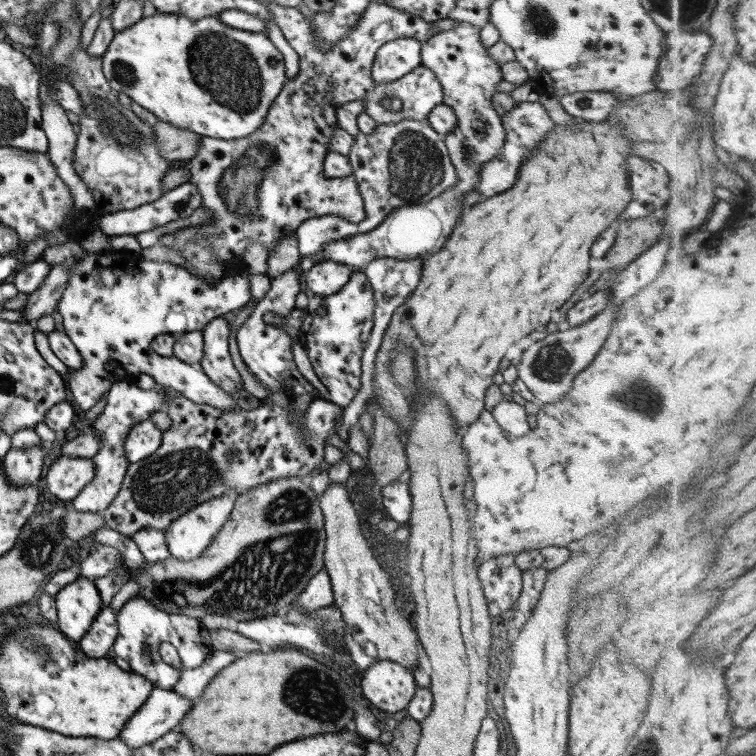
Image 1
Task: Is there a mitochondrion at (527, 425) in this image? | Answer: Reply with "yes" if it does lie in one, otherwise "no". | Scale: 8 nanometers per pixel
no

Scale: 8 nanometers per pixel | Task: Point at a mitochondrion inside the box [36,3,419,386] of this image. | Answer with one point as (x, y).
(223, 66)

